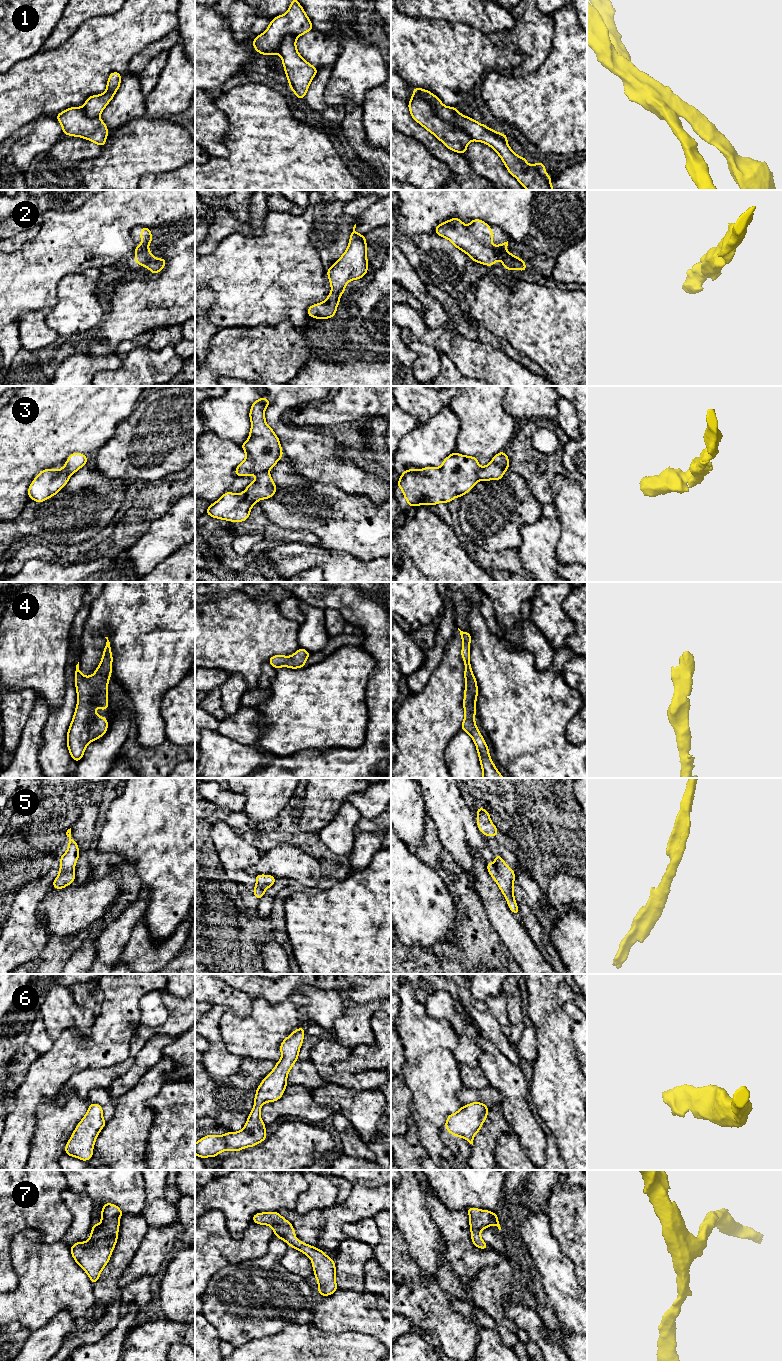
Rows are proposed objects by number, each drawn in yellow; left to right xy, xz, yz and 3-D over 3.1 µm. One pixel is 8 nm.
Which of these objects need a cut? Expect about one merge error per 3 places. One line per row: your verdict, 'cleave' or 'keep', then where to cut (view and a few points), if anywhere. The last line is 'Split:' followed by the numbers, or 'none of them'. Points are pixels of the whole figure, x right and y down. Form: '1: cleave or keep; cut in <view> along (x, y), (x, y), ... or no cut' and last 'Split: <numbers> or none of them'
1: cleave; cut in yz along (414, 92), (420, 95), (436, 114), (464, 130), (472, 139)
2: keep; no cut
3: keep; no cut
4: keep; no cut
5: keep; no cut
6: keep; no cut
7: keep; no cut
Split: 1

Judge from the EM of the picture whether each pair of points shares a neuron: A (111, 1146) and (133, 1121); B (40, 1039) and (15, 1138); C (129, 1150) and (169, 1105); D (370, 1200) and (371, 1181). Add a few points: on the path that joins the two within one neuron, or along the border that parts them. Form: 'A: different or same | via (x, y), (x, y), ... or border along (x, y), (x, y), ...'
A: same | via (117, 1140), (129, 1127)
B: different | border along (54, 1040), (51, 1047), (40, 1055)
C: different | border along (143, 1104), (154, 1113), (146, 1149)
D: different | border along (353, 1184), (369, 1187), (380, 1186)

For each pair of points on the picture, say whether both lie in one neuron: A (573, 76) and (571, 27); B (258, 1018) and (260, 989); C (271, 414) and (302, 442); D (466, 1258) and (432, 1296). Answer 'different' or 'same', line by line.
A: same
B: different
C: same
D: different

